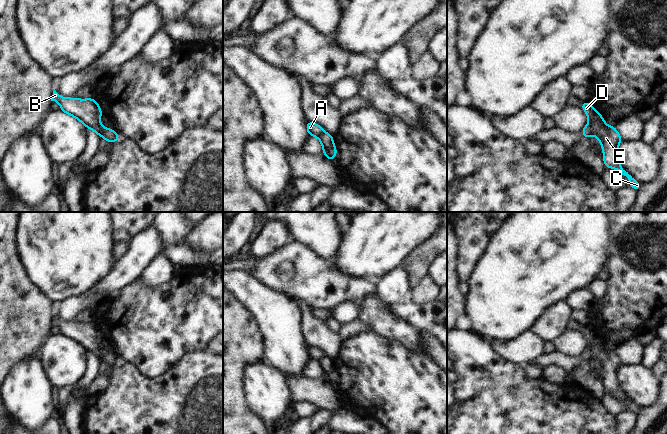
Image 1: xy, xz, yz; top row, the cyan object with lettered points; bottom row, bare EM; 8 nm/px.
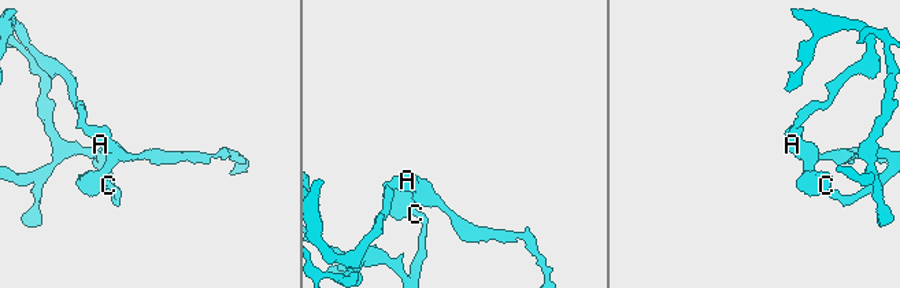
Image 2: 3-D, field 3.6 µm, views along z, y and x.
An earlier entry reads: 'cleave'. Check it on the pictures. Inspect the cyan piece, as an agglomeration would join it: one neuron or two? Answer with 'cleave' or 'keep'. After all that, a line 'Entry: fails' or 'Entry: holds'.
cleave
Entry: holds

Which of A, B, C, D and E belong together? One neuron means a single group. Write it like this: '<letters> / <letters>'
A B D / C E

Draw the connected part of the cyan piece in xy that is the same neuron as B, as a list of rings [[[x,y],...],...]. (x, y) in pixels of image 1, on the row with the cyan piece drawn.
[[[54,89],[51,101],[58,102],[61,111],[78,119],[86,128],[93,130],[107,142],[113,144],[121,139],[112,128],[100,132],[98,123],[103,112],[93,97],[90,99],[63,98]]]

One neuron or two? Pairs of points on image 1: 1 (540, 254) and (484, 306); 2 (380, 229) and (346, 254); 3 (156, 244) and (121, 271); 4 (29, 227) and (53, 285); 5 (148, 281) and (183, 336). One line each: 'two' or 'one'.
1: one
2: one
3: one
4: one
5: two

